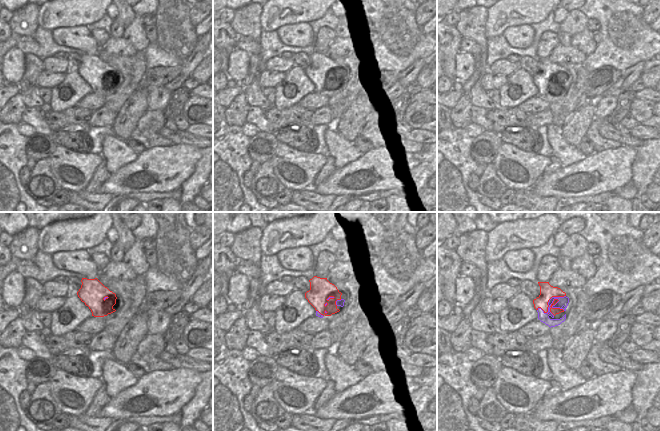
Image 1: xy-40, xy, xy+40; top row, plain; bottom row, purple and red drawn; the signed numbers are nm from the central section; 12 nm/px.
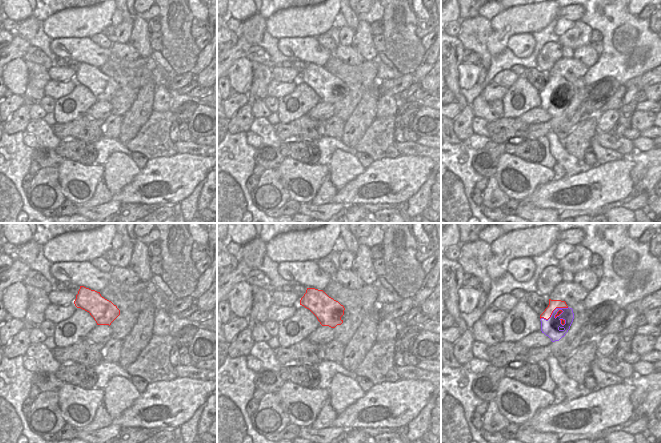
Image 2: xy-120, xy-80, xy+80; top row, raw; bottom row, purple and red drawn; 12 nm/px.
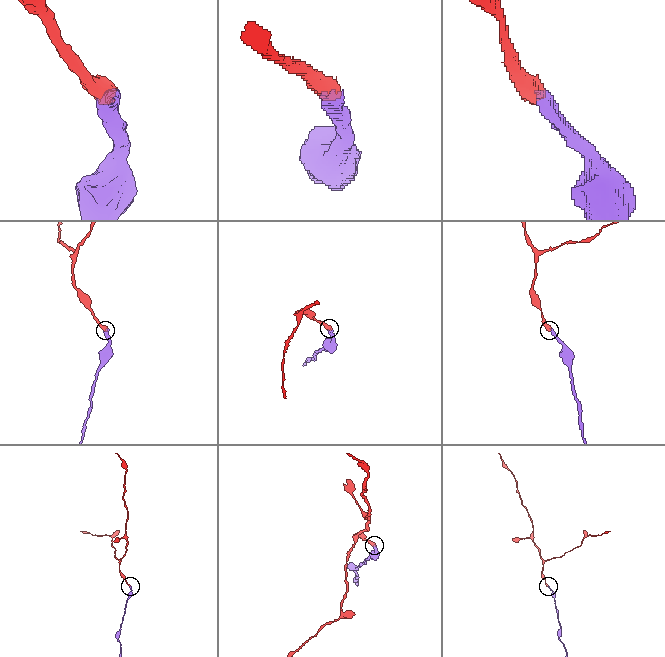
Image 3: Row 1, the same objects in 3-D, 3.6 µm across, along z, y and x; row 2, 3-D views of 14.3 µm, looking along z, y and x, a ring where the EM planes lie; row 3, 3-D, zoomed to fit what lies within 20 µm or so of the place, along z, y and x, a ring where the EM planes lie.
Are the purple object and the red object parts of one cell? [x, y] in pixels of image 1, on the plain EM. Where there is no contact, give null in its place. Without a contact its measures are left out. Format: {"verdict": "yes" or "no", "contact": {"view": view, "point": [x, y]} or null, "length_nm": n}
{"verdict": "yes", "contact": {"view": "xy+40", "point": [550, 81]}, "length_nm": 400}

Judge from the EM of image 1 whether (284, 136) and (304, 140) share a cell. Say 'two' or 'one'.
one

